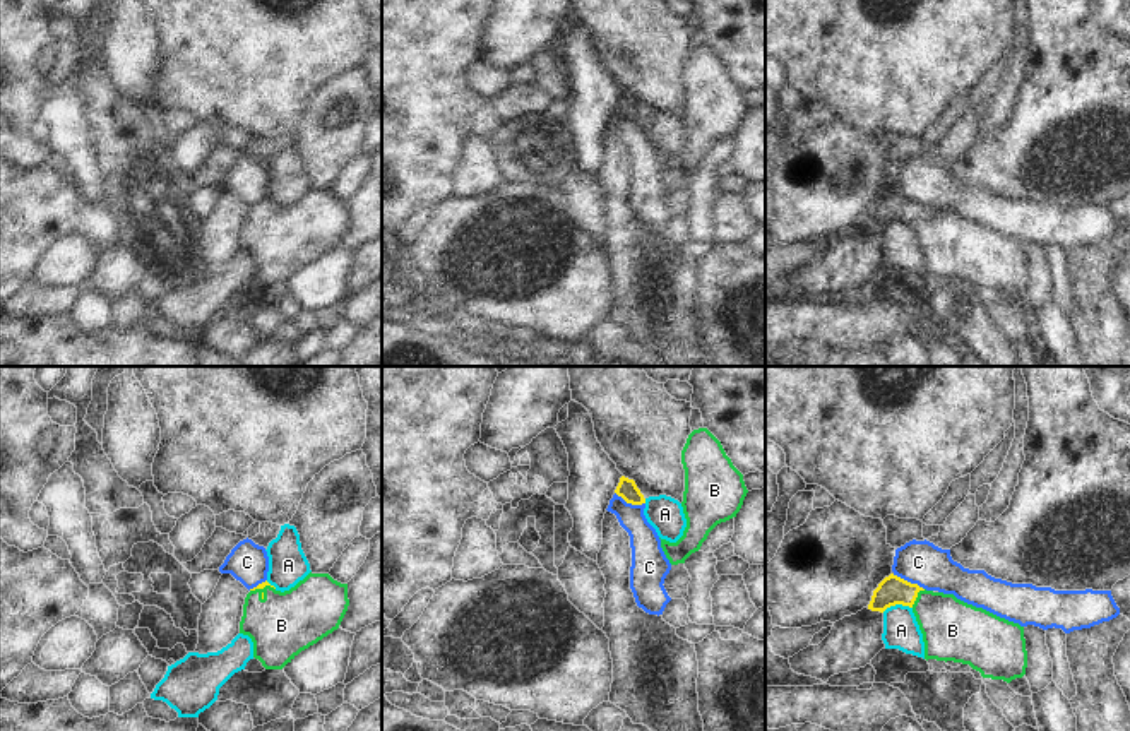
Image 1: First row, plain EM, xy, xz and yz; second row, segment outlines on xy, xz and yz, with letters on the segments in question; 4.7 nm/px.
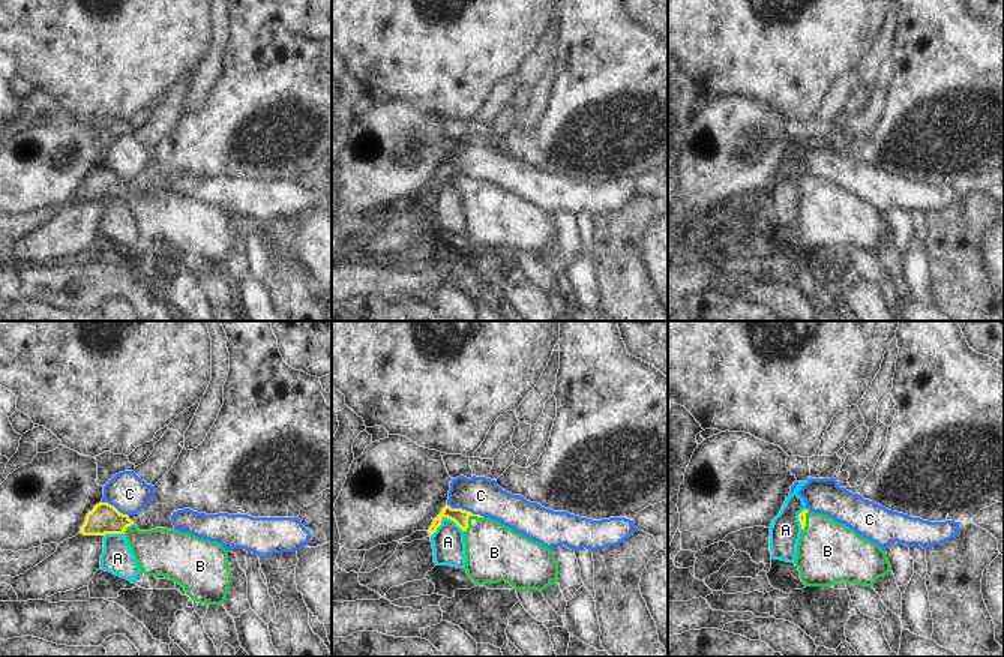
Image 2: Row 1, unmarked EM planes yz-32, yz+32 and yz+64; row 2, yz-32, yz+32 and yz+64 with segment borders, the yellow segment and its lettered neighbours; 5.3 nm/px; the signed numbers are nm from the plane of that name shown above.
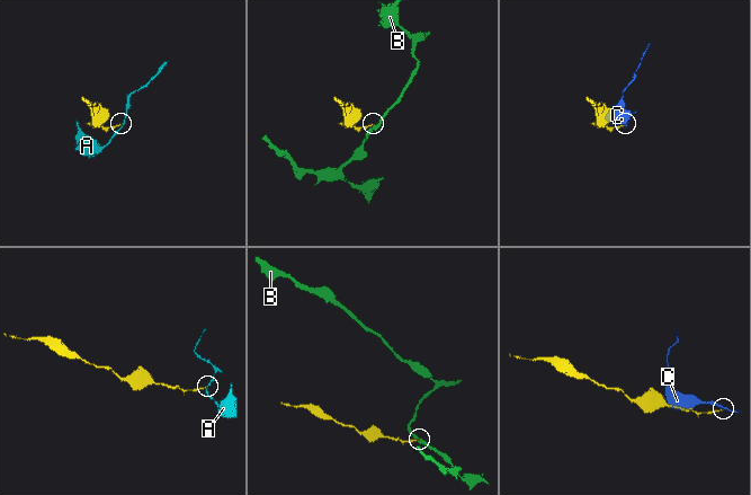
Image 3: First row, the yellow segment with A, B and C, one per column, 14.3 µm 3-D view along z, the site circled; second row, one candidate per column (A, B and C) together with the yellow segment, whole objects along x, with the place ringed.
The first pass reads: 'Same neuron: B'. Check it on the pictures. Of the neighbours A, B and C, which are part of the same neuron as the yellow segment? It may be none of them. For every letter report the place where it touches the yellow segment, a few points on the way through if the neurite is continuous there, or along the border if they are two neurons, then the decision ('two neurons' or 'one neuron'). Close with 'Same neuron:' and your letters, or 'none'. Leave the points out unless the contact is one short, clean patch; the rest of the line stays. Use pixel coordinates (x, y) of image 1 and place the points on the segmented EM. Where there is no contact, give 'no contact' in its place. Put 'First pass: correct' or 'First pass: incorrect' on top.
First pass: correct
A: yz (896, 603) | along yz (911, 606), (891, 605), (882, 612) | two neurons
B: yz (916, 596) | across yz (892, 589), (916, 596), (952, 630) | one neuron
C: yz (906, 581) | along yz (892, 574), (916, 582), (923, 589) | two neurons
Same neuron: B

